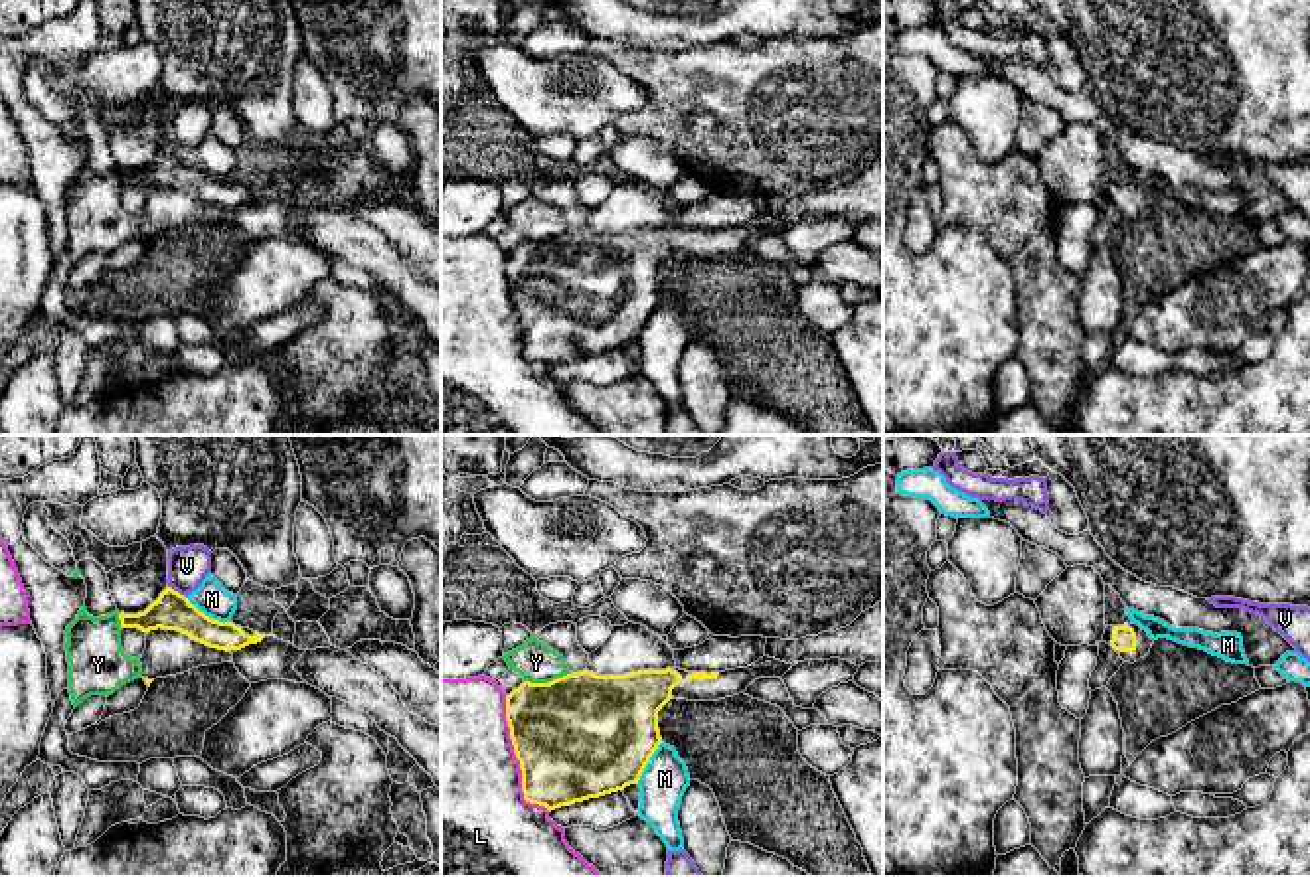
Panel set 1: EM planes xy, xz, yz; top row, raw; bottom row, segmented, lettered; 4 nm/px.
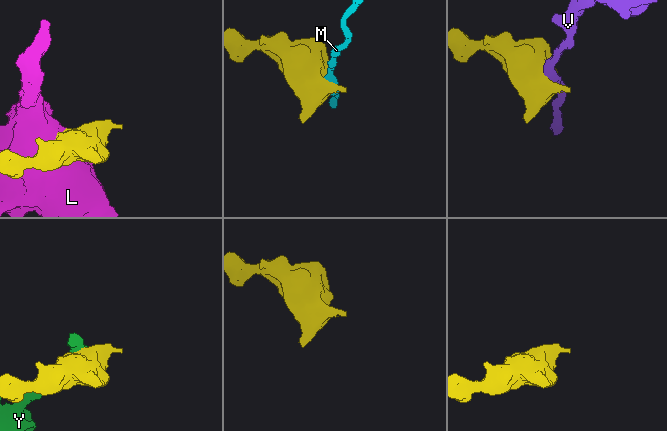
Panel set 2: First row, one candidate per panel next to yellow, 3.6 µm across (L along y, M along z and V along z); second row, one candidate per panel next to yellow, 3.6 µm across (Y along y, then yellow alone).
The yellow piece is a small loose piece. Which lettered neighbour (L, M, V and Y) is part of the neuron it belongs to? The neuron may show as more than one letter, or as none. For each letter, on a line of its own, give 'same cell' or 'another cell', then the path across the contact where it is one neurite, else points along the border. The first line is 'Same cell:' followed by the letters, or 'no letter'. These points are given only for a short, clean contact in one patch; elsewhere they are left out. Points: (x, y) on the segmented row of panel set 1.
Same cell: no letter
L: another cell
M: another cell
V: another cell
Y: another cell

